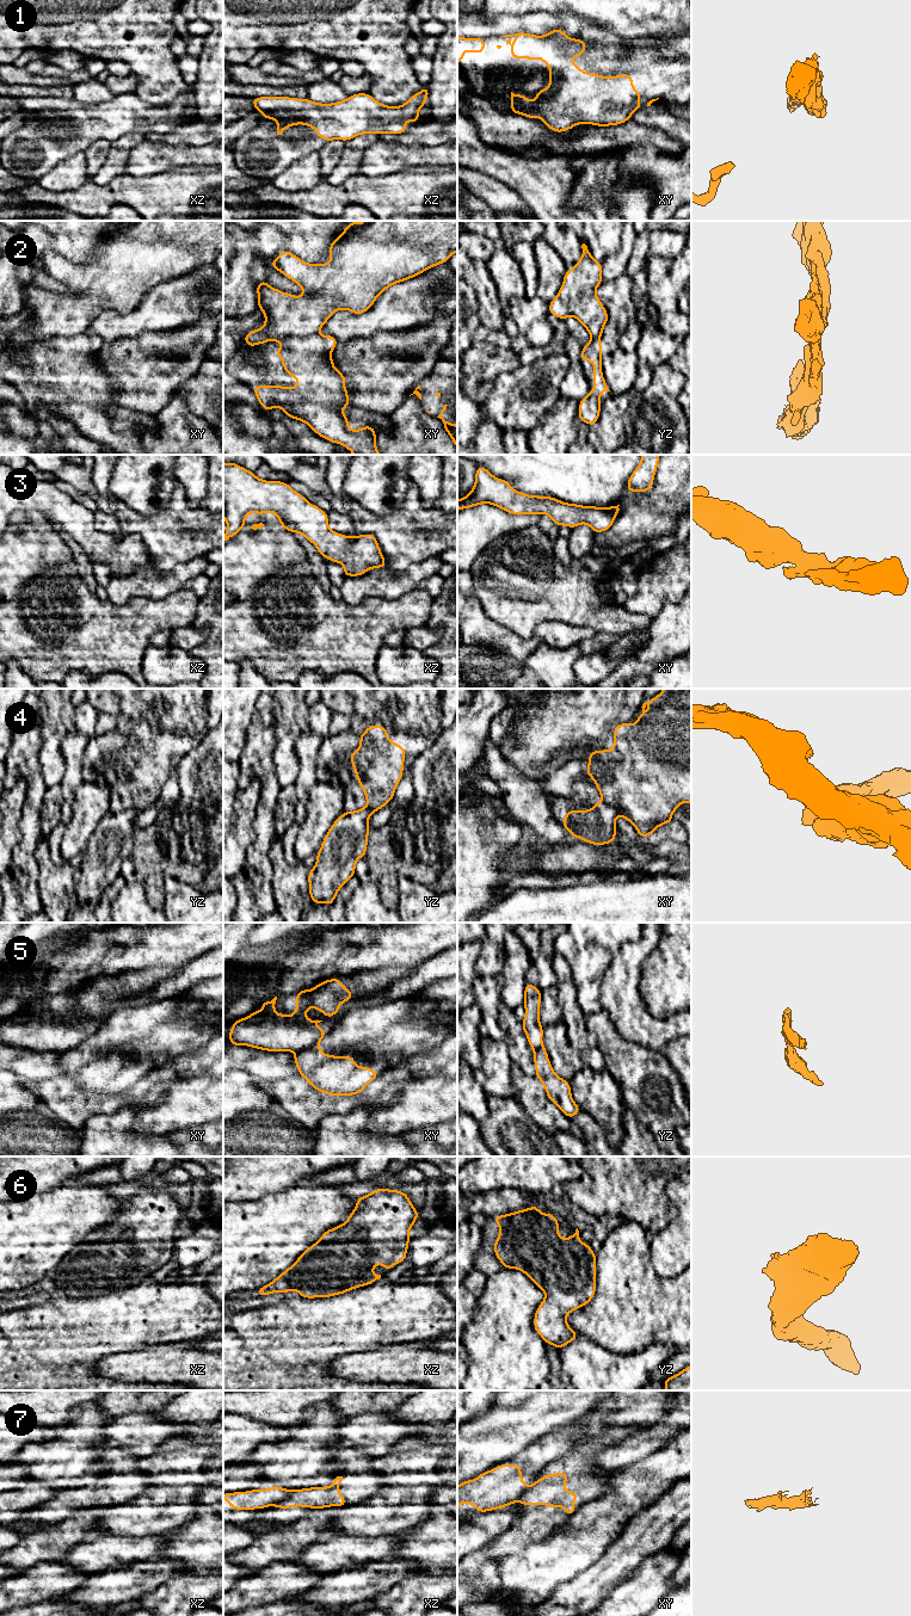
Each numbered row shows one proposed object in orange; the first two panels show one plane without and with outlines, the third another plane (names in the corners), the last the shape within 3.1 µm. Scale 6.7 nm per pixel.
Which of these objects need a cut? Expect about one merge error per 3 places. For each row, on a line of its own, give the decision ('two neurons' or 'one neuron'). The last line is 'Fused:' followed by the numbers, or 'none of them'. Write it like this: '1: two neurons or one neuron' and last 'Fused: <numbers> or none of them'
1: one neuron
2: two neurons
3: one neuron
4: two neurons
5: two neurons
6: one neuron
7: two neurons
Fused: 2, 4, 5, 7

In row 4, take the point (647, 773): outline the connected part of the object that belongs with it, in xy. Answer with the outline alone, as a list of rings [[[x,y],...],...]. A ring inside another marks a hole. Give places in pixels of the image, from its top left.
[[[664,689],[641,708],[634,726],[624,722],[614,728],[614,747],[610,751],[589,754],[586,775],[593,779],[602,801],[613,806],[645,838],[655,828],[672,822],[672,814],[679,804],[691,803],[691,689]]]

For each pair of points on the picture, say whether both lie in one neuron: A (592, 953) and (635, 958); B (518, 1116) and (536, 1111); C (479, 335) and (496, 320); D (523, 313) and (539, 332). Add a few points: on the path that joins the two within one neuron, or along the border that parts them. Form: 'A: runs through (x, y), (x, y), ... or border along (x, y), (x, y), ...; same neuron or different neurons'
A: border along (638, 939), (626, 942), (621, 947), (601, 980); different neurons
B: border along (515, 1098), (529, 1118); different neurons
C: border along (481, 324), (493, 330), (504, 328); different neurons
D: runs through (528, 318), (535, 327); same neuron

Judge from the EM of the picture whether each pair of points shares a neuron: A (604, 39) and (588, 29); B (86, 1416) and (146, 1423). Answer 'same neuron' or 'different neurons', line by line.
A: same neuron
B: different neurons

